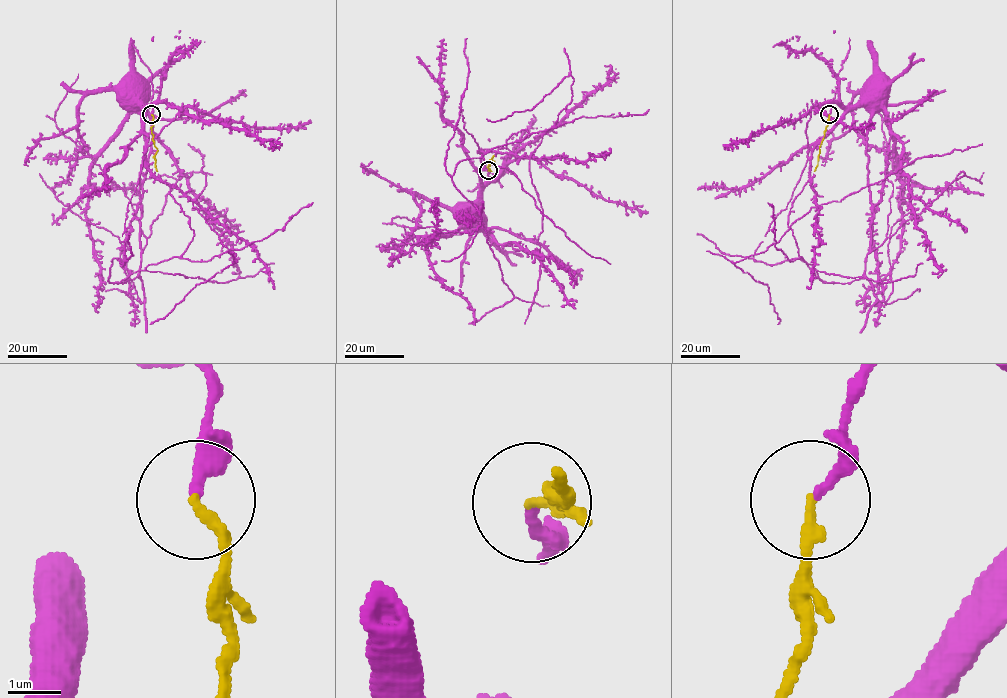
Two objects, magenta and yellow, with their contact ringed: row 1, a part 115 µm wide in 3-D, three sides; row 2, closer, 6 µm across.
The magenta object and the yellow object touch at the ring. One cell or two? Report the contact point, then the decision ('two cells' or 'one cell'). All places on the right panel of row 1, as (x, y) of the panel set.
place (829, 114); one cell

